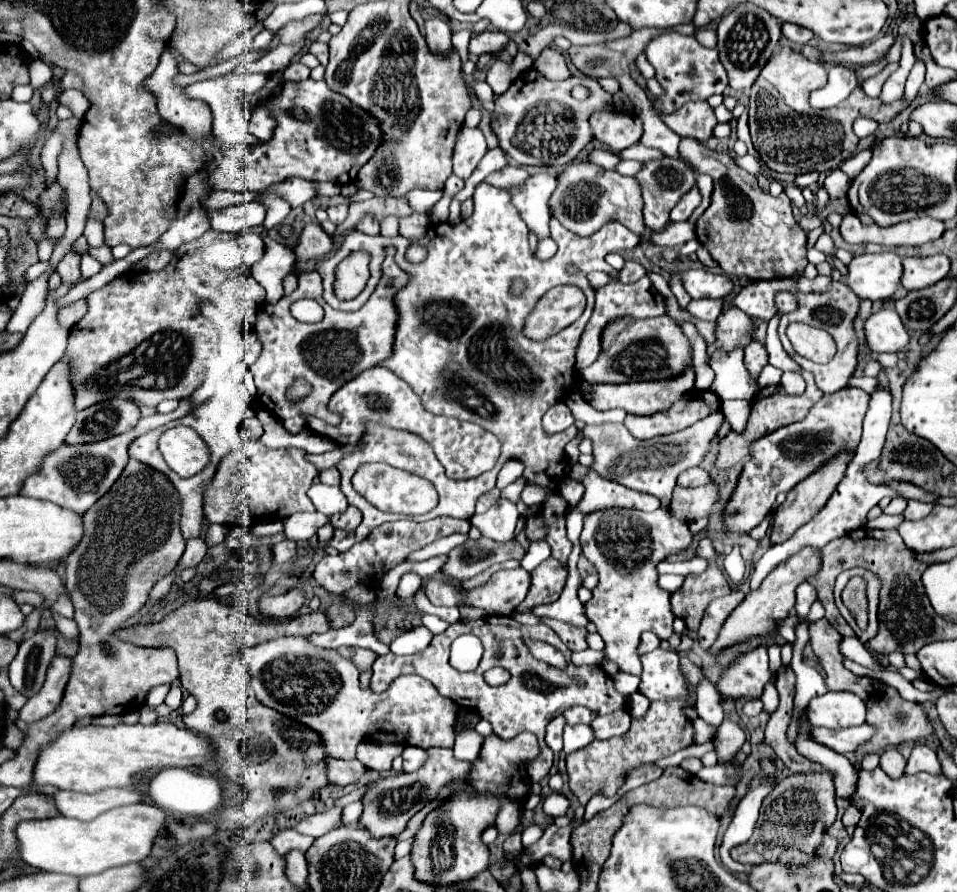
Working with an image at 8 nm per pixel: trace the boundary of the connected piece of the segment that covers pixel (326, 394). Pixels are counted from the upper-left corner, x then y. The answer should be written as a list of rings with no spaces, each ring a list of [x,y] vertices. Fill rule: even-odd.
[[[387,257],[383,267],[383,277],[395,277],[395,283],[391,287],[383,287],[381,281],[381,285],[377,285],[375,291],[371,293],[369,301],[359,311],[353,313],[335,311],[323,301],[323,287],[317,271],[299,273],[299,287],[291,295],[279,299],[275,305],[263,305],[259,309],[255,333],[263,343],[263,353],[253,365],[257,397],[267,411],[275,413],[281,419],[283,427],[289,433],[307,431],[307,423],[305,423],[307,415],[319,417],[327,423],[337,423],[339,421],[337,415],[327,411],[327,403],[331,395],[359,373],[391,357],[395,343],[395,329],[399,321],[399,313],[395,309],[395,293],[399,293],[399,287],[407,283],[411,275],[403,273],[393,257]],[[303,297],[315,299],[325,309],[323,321],[309,325],[309,323],[299,323],[291,315],[289,311],[291,303]],[[297,379],[309,381],[311,391],[307,397],[299,401],[289,401],[287,389]]]

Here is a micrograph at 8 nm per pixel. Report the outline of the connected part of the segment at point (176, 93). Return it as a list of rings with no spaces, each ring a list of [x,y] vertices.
[[[165,49],[159,67],[155,69],[155,73],[145,81],[147,87],[151,87],[151,93],[157,97],[157,107],[159,107],[159,115],[163,119],[167,119],[169,123],[175,123],[177,127],[183,127],[187,133],[195,135],[195,137],[203,137],[205,133],[209,133],[211,129],[211,121],[213,121],[213,113],[211,107],[201,101],[201,99],[191,99],[185,95],[185,87],[183,85],[175,85],[175,77],[179,75],[179,67],[175,57]]]

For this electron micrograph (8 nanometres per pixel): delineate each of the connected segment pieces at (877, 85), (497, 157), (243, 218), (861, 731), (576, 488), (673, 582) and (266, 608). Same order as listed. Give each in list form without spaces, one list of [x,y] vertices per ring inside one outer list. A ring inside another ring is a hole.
[[[891,63],[891,65],[887,65],[879,75],[873,75],[873,77],[865,79],[865,81],[863,81],[863,91],[865,91],[869,97],[879,97],[883,83],[889,79],[889,75],[891,75],[895,69],[897,69],[897,65]]]
[[[501,147],[489,149],[489,151],[487,151],[487,155],[485,155],[485,157],[481,159],[481,163],[477,165],[475,173],[471,175],[471,179],[467,179],[467,181],[465,181],[465,189],[463,189],[463,191],[459,191],[459,193],[455,195],[455,199],[465,201],[465,199],[473,197],[473,189],[475,189],[475,185],[477,185],[479,181],[483,181],[487,175],[491,175],[491,173],[495,173],[495,171],[505,169],[507,165],[509,165],[509,161],[507,161],[507,155],[505,155],[505,151],[503,151]]]
[[[241,203],[221,211],[209,211],[211,227],[217,231],[241,233],[253,229],[265,221],[267,207],[263,203]]]
[[[859,725],[859,727],[849,727],[849,729],[825,729],[825,727],[813,727],[811,729],[813,737],[831,747],[837,753],[851,753],[855,751],[859,745],[871,741],[871,737],[875,735],[875,727],[873,725]]]
[[[565,479],[563,483],[561,483],[561,495],[567,499],[567,503],[571,505],[571,507],[575,507],[579,501],[581,501],[581,497],[583,497],[583,491],[585,491],[585,487],[579,483],[579,481],[573,481],[573,479]]]
[[[661,575],[659,577],[659,587],[663,587],[663,589],[673,593],[673,591],[677,591],[683,585],[683,581],[685,581],[683,575]]]
[[[293,589],[283,595],[277,595],[277,597],[265,595],[259,605],[261,605],[261,613],[267,617],[271,617],[271,615],[289,617],[289,615],[295,615],[303,607],[303,603],[305,603],[305,593],[299,589]]]

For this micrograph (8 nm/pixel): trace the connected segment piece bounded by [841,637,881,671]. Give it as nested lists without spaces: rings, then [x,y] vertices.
[[[845,637],[843,641],[841,641],[843,645],[841,645],[841,653],[847,657],[847,659],[853,659],[853,661],[857,661],[859,665],[863,665],[863,667],[867,667],[867,669],[873,669],[873,671],[879,671],[881,667],[877,665],[879,661],[869,653],[869,649],[857,639],[857,637]]]

